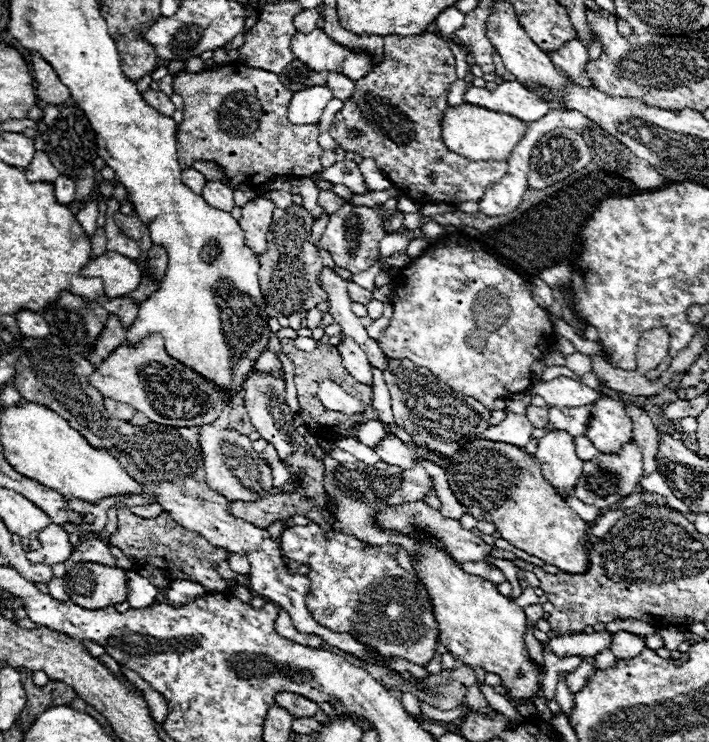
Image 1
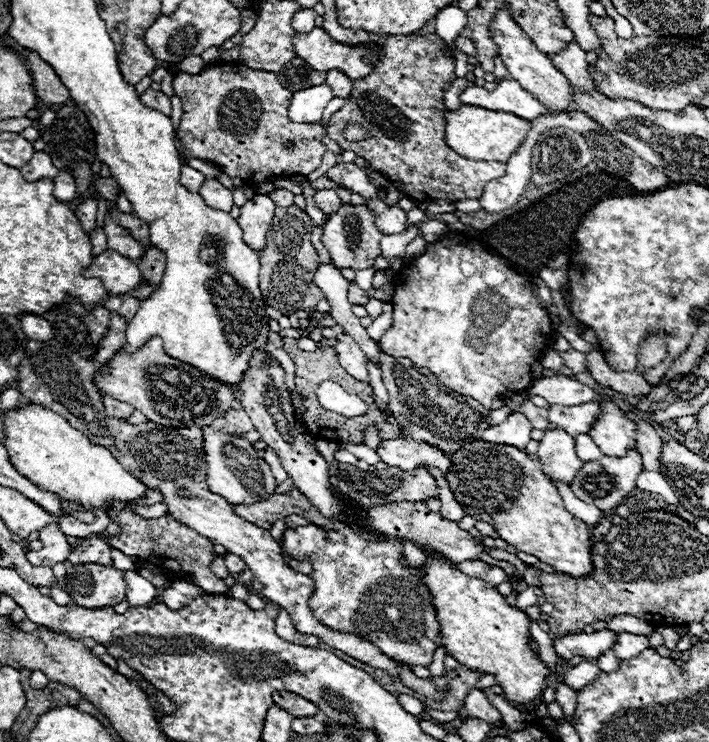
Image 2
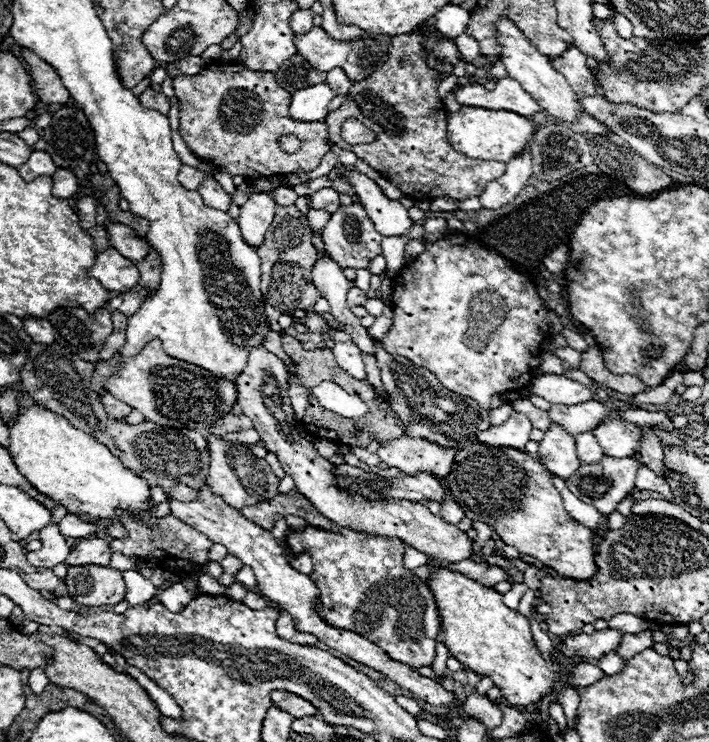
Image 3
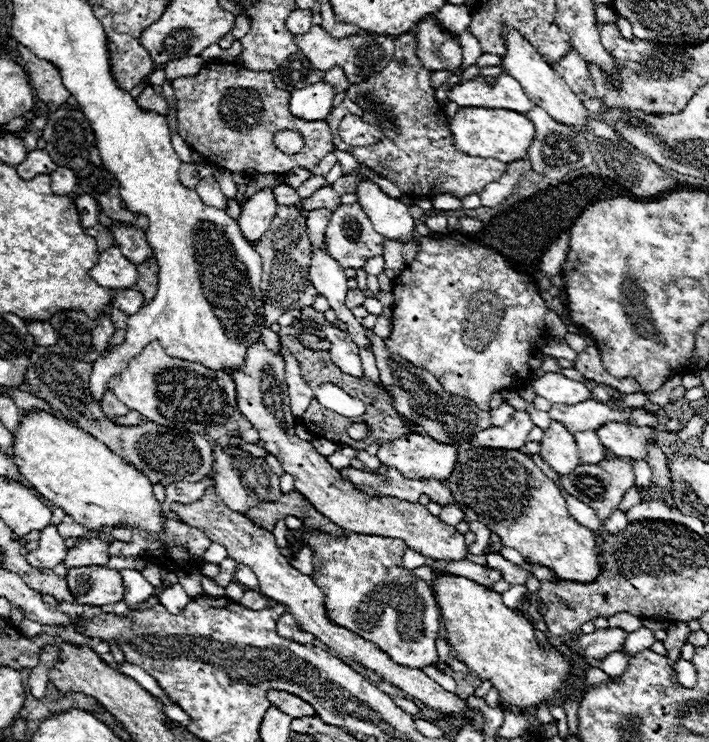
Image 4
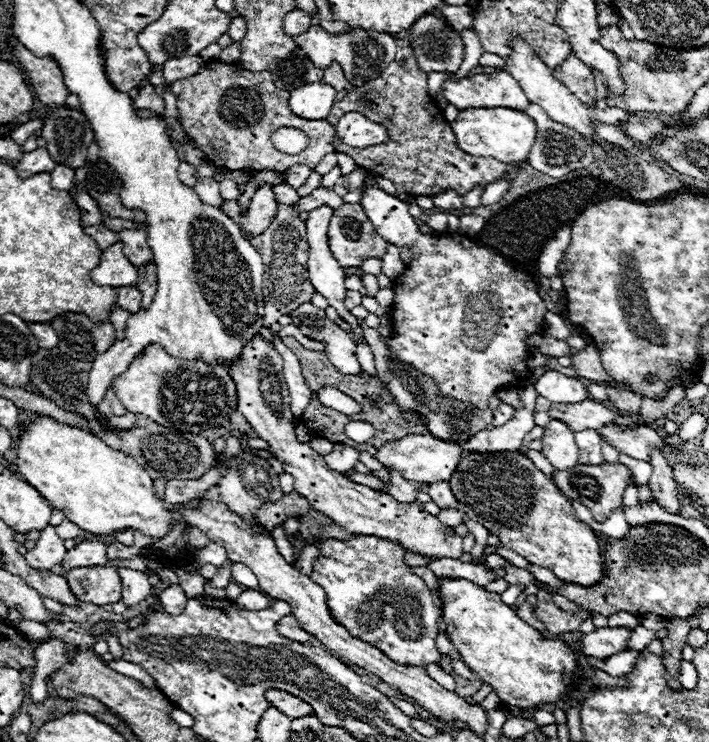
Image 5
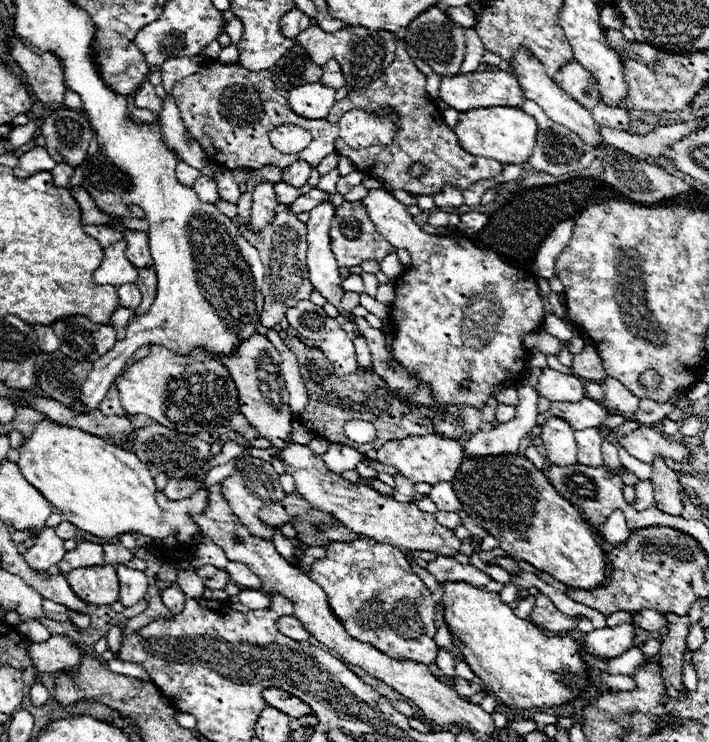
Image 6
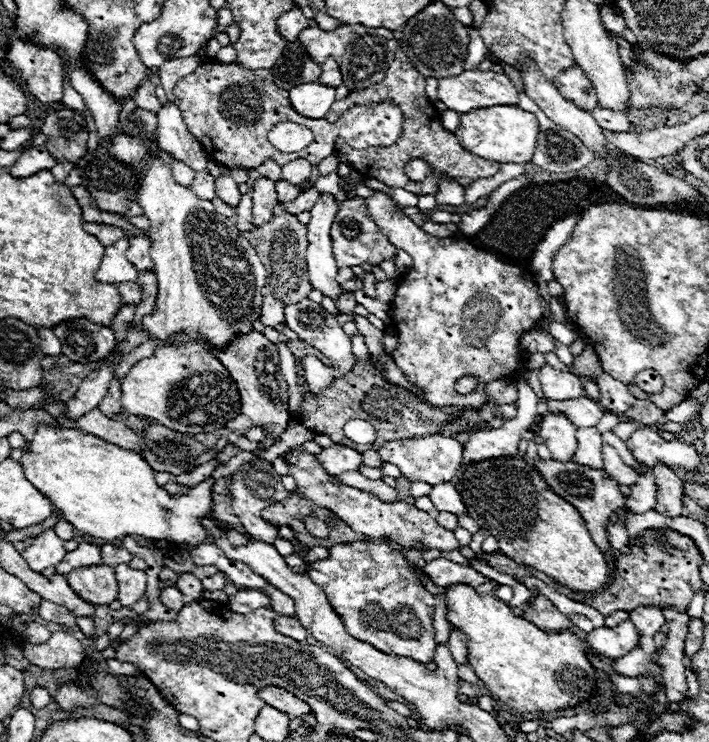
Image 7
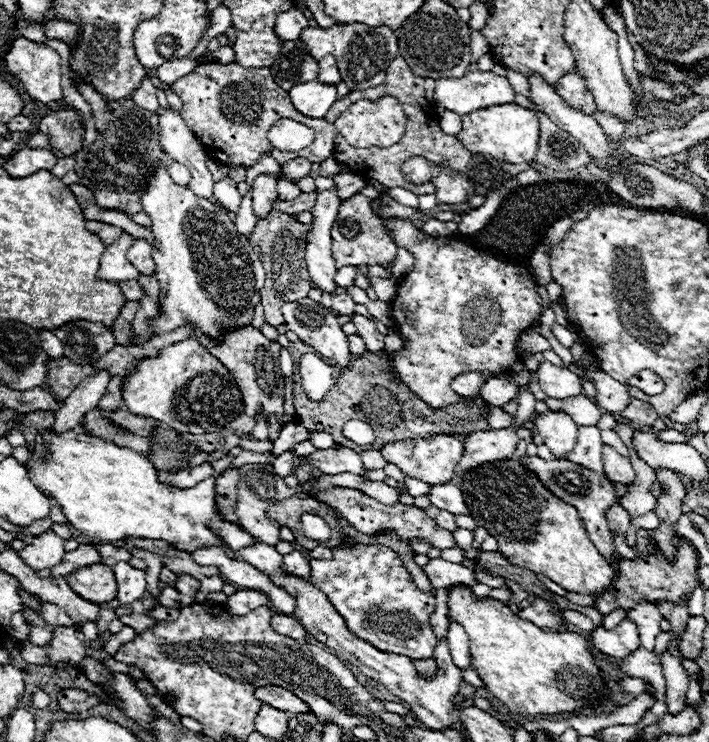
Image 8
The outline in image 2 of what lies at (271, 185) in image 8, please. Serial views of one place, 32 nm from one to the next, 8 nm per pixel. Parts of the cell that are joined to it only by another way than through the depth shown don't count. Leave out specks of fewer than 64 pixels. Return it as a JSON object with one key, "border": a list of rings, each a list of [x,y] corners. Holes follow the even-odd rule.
{"border":[[[256,194],[252,200],[248,200],[240,210],[238,224],[244,232],[244,242],[254,250],[260,252],[266,246],[266,232],[270,228],[272,216],[274,216],[274,202],[266,194]]]}

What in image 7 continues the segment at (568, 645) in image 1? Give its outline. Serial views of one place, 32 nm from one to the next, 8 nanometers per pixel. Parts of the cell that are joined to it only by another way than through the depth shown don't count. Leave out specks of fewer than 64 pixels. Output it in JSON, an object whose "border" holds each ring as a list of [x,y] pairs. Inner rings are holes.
{"border":[[[626,620],[616,628],[596,628],[586,636],[588,650],[606,658],[620,658],[638,646],[636,626]]]}

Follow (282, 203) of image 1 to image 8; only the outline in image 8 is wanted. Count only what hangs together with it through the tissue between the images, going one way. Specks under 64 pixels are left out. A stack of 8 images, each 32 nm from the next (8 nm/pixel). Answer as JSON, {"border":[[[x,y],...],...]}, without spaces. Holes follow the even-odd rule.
{"border":[[[280,178],[278,184],[276,184],[276,192],[278,192],[280,200],[292,200],[292,198],[296,198],[300,194],[300,188],[296,184],[292,184],[290,180]]]}

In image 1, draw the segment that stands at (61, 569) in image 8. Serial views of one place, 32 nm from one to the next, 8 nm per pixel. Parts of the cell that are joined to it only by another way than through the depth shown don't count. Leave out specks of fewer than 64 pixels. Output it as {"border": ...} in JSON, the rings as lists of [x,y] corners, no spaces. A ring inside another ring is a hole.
{"border":[[[86,540],[80,544],[74,554],[70,556],[72,562],[102,562],[104,566],[116,566],[116,558],[112,556],[110,548],[102,540]]]}

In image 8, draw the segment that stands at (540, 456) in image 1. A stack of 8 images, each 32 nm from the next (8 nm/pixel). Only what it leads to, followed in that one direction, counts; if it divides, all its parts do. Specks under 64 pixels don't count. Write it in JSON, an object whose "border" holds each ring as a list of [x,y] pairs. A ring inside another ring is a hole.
{"border":[[[548,410],[544,414],[536,414],[532,430],[544,438],[544,444],[556,458],[564,458],[576,446],[578,426],[572,422],[570,416],[562,412]]]}

